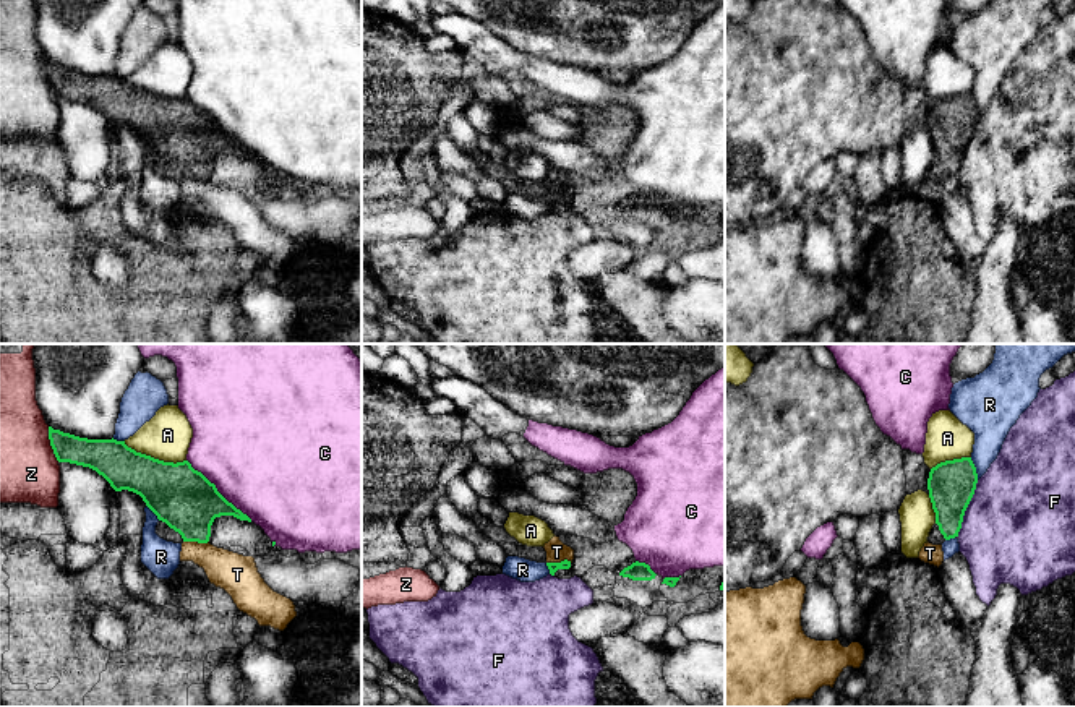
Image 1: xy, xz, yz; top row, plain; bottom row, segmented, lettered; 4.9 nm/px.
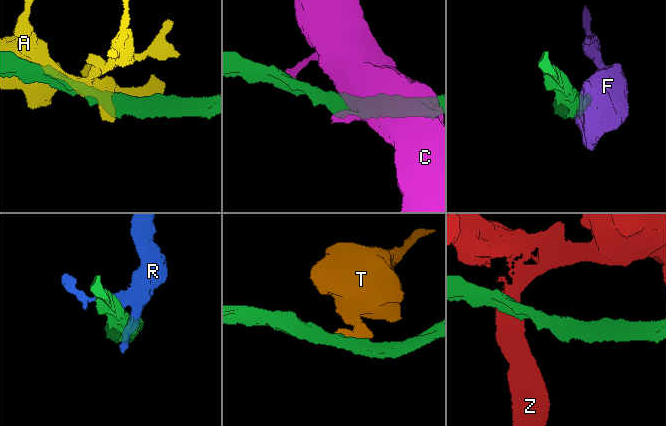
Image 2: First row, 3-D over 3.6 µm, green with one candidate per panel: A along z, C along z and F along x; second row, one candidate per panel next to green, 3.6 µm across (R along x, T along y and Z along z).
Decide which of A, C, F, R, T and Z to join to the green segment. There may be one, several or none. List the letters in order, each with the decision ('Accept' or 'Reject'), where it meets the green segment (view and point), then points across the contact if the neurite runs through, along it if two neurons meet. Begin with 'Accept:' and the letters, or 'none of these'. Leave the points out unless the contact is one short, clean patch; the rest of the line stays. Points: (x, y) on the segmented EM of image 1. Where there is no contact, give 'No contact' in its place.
Accept: none of these
A: Reject. Touches green at xy (153, 458)
C: Reject. Touches green at xy (216, 490)
F: Reject. Touches green at yz (965, 509)
R: Reject. Touches green at yz (975, 469)
T: Reject. Touches green at xy (197, 540). Boundary: xy (184, 540), (208, 542)
Z: Reject. Touches green at xy (51, 445)

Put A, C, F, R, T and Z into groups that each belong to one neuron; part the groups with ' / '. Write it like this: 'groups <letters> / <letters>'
groups A / C / F / R / T / Z

